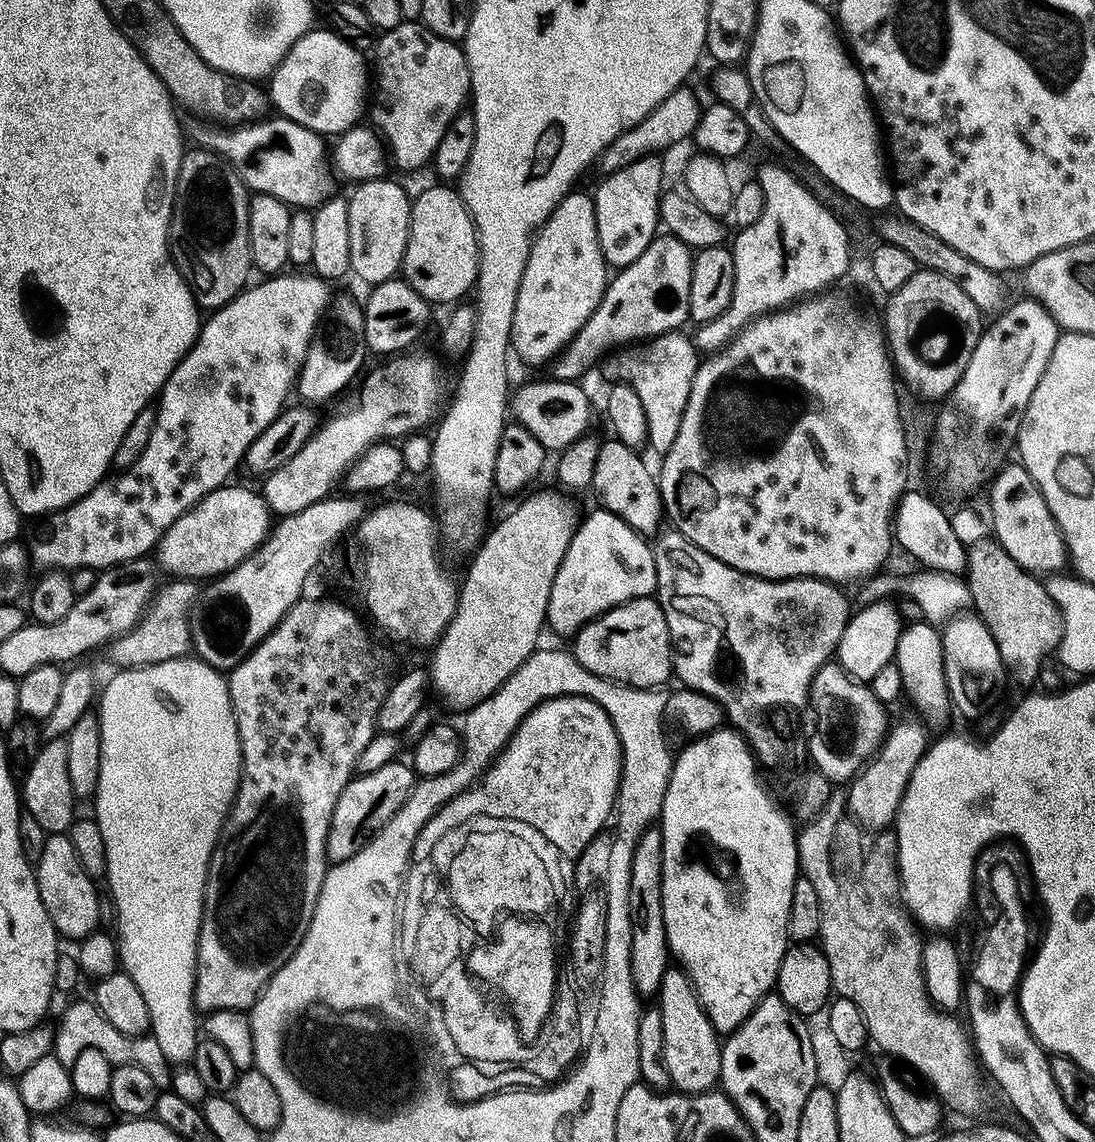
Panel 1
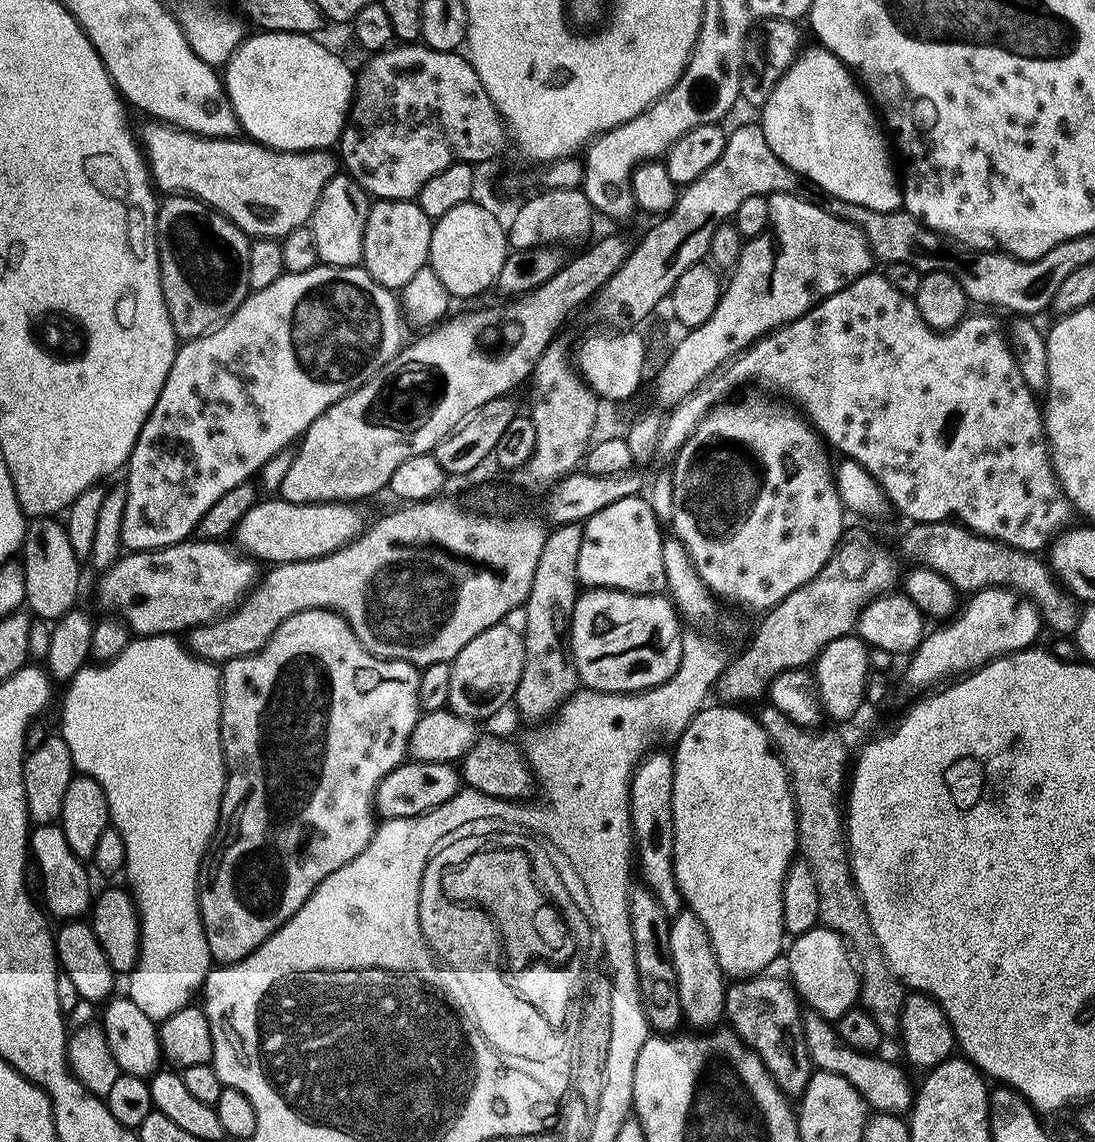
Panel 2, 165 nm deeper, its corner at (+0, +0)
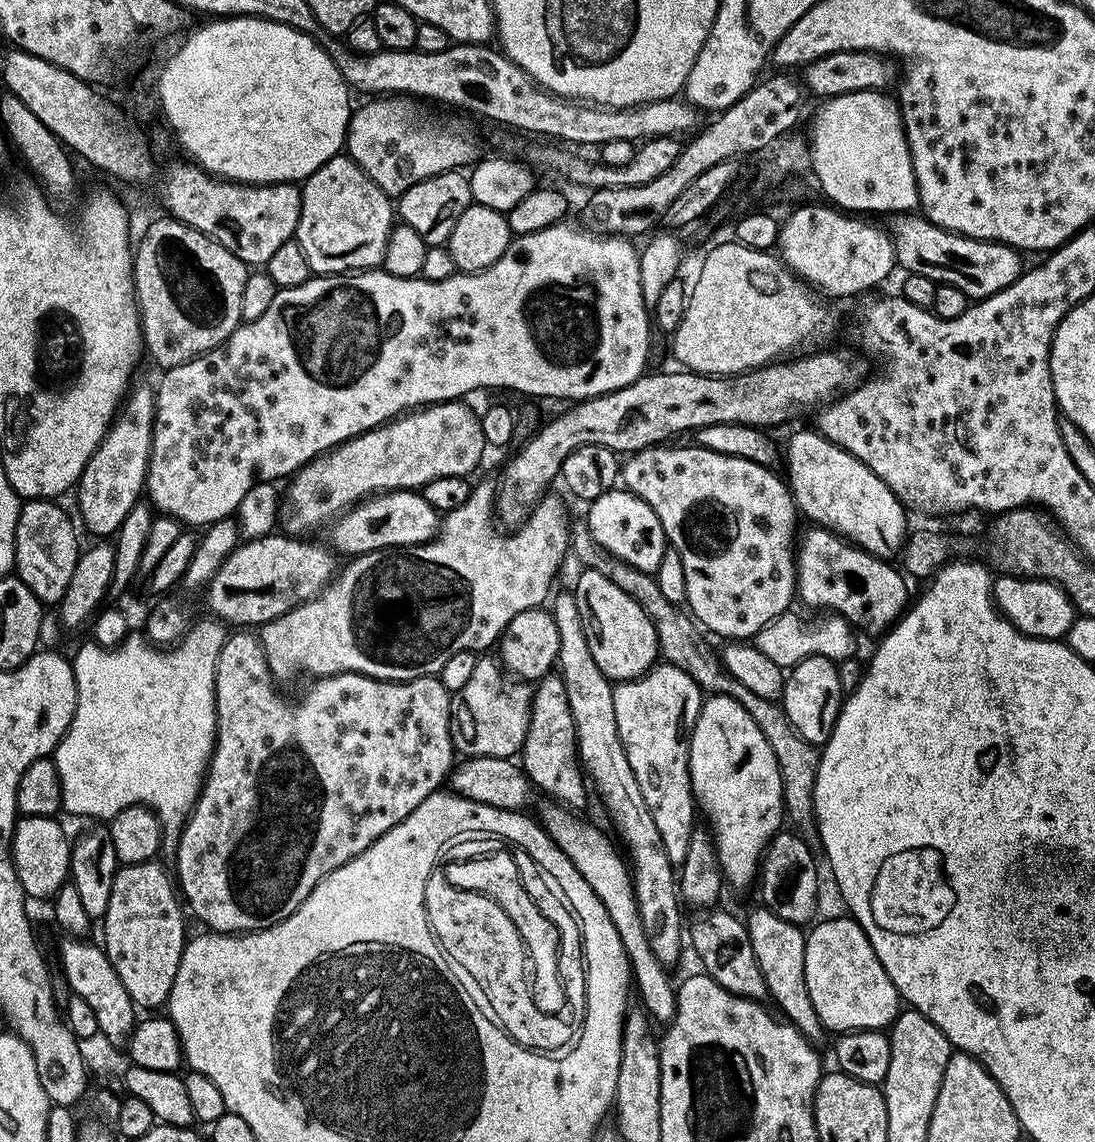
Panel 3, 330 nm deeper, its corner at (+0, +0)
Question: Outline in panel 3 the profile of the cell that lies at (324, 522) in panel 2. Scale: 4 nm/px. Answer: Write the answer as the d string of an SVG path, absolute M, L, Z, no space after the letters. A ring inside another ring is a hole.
M419 491L385 492L361 500L359 504L347 509L331 525L331 547L337 553L345 552L345 557L348 558L363 556L366 552L414 548L418 544L426 544L436 539L441 523L441 513L437 512L434 506L430 506Z

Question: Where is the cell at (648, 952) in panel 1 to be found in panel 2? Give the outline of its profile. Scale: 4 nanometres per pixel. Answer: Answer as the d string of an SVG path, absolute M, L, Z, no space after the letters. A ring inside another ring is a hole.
M661 750L653 751L636 765L632 774L632 786L628 809L632 815L632 839L638 857L638 876L643 887L649 888L658 898L658 906L669 918L681 911L682 901L678 882L674 874L674 818L672 817L672 795L674 794L673 757Z

